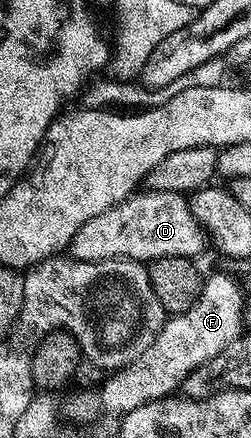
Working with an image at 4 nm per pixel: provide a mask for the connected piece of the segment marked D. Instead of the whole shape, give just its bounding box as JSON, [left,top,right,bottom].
[67,190,199,262]

